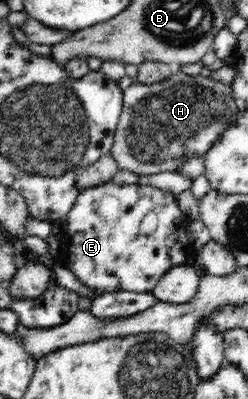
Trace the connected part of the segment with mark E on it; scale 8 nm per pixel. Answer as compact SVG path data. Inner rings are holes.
M112 181L80 191L66 221L66 236L60 242L68 267L82 282L97 292L151 292L170 268L189 262L193 251L188 238L188 218L183 217L172 192L154 186L117 186Z

